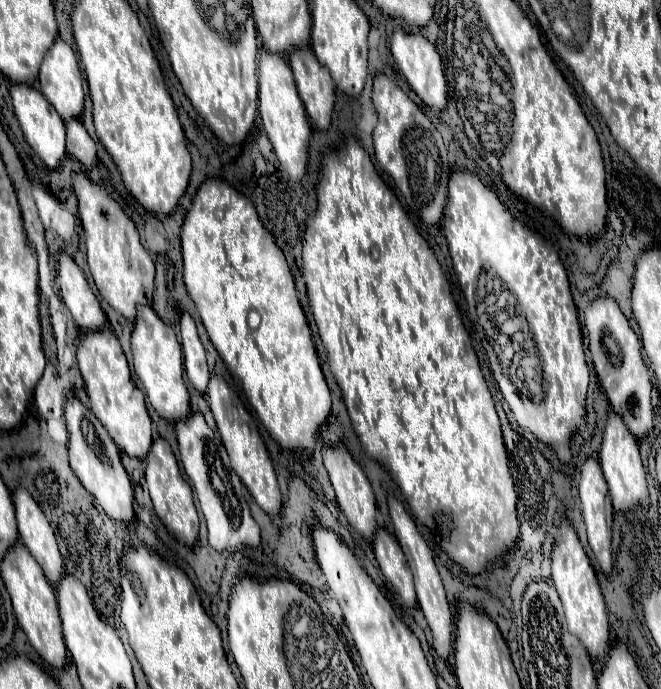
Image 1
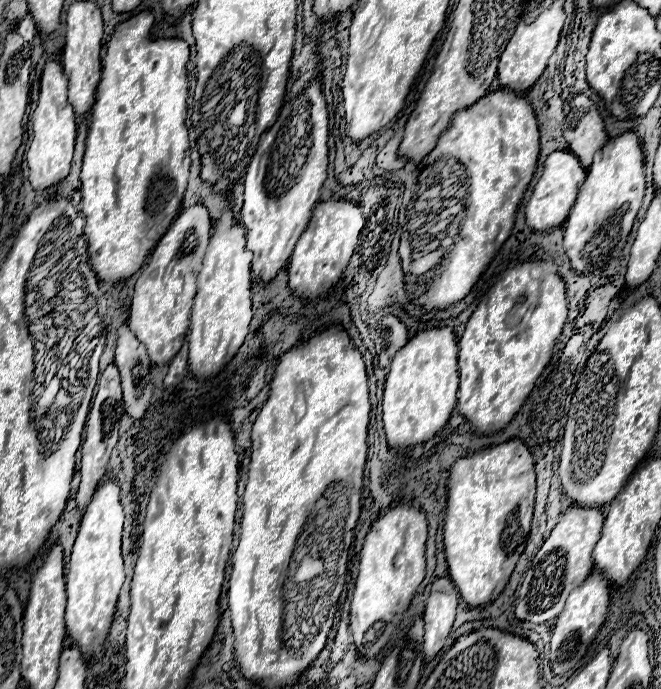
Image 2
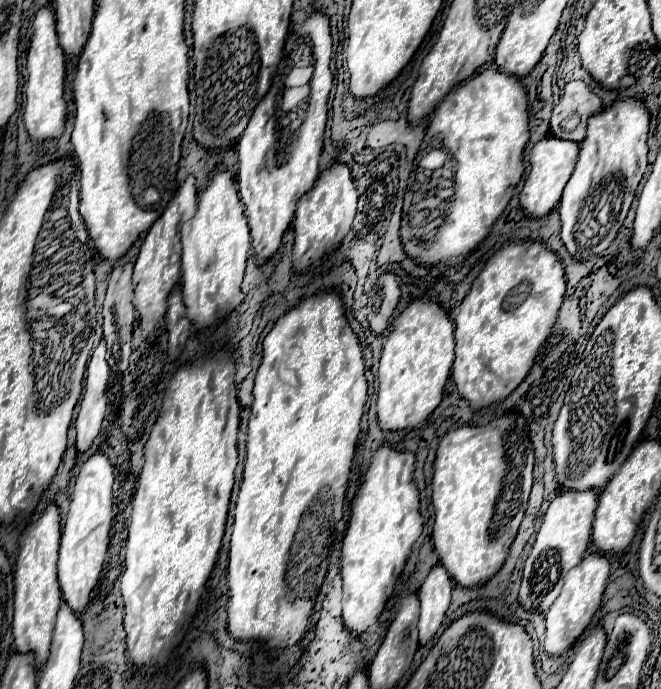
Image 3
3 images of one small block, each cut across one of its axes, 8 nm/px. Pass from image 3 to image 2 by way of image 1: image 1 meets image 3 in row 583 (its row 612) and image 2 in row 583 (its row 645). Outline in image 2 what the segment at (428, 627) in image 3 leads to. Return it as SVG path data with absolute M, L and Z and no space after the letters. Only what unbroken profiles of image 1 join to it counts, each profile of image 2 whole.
M438 578L432 584L430 596L426 600L424 608L424 656L426 660L432 660L444 646L444 640L448 638L456 606L458 606L458 590L452 584L450 578Z

